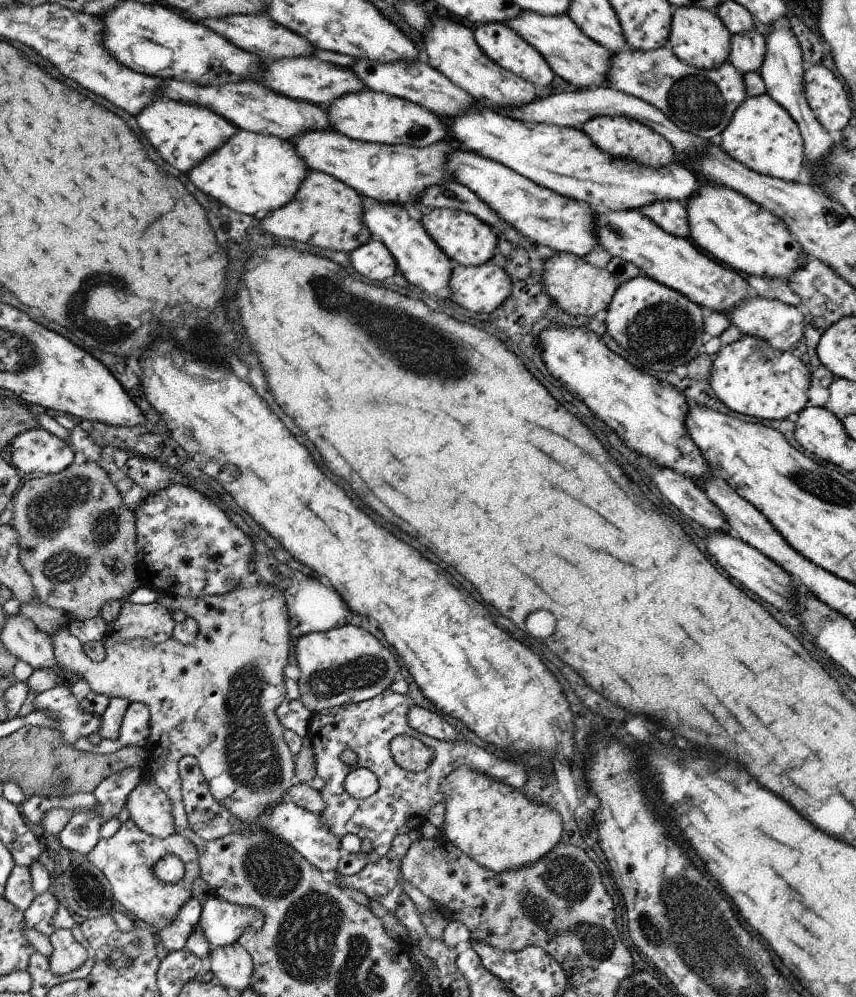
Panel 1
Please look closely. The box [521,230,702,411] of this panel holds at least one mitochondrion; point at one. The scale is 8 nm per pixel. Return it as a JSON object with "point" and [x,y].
{"point":[665,334]}

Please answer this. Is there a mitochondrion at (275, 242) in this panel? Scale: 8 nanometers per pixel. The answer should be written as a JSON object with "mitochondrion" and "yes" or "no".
{"mitochondrion":"no"}

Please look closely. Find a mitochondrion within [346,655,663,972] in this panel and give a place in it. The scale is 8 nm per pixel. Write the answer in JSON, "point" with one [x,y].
{"point":[565,884]}

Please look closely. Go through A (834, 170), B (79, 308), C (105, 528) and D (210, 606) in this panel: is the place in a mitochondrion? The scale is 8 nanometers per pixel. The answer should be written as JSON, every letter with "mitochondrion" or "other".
{"A":"mitochondrion","B":"mitochondrion","C":"mitochondrion","D":"other"}

